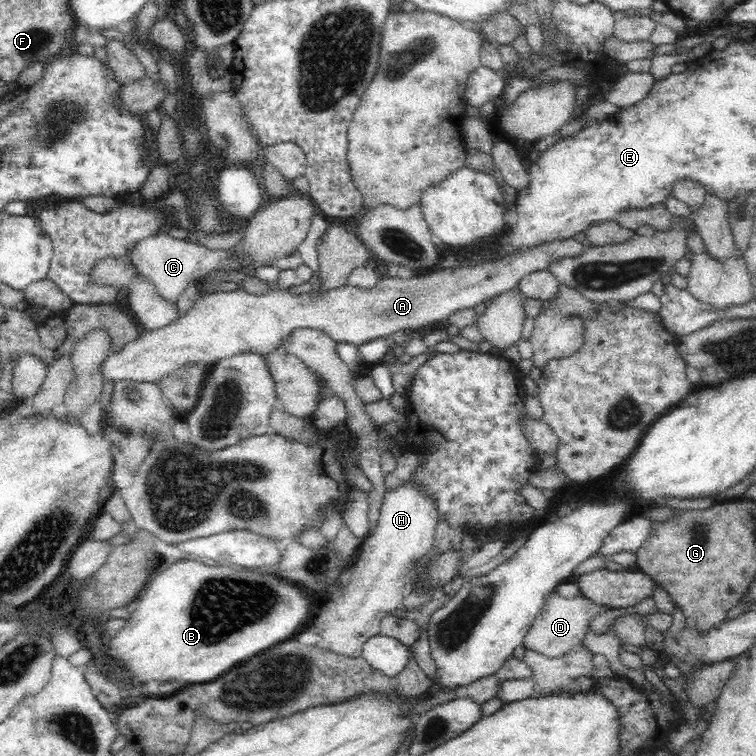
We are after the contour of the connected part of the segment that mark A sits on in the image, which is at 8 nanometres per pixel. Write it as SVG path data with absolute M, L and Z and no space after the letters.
M574 238L552 240L535 247L524 248L519 253L510 253L500 260L476 264L475 267L456 267L454 271L436 272L435 275L425 276L423 279L382 277L374 288L356 288L346 284L342 288L334 288L328 292L318 290L315 293L292 295L288 289L279 289L258 296L242 289L229 292L214 291L214 294L198 296L189 311L181 317L178 315L168 326L158 330L144 330L136 341L131 341L121 351L108 355L102 363L100 374L103 380L112 380L112 382L126 379L134 382L157 382L182 365L202 363L212 366L219 360L236 356L241 352L252 352L264 357L282 346L284 338L288 338L296 328L320 330L334 342L360 346L378 338L391 336L390 334L398 330L416 331L432 322L446 320L464 308L481 308L483 301L516 287L518 280L526 274L546 269L553 260L578 256L586 248L588 246L582 245Z

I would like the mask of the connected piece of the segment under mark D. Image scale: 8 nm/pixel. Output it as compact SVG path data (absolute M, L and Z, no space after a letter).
M554 592L546 596L544 607L539 611L533 624L526 632L523 645L550 658L559 658L574 648L578 648L585 639L589 623L593 620L587 609L594 610L595 617L607 612L608 607L596 606L582 594L565 598Z

